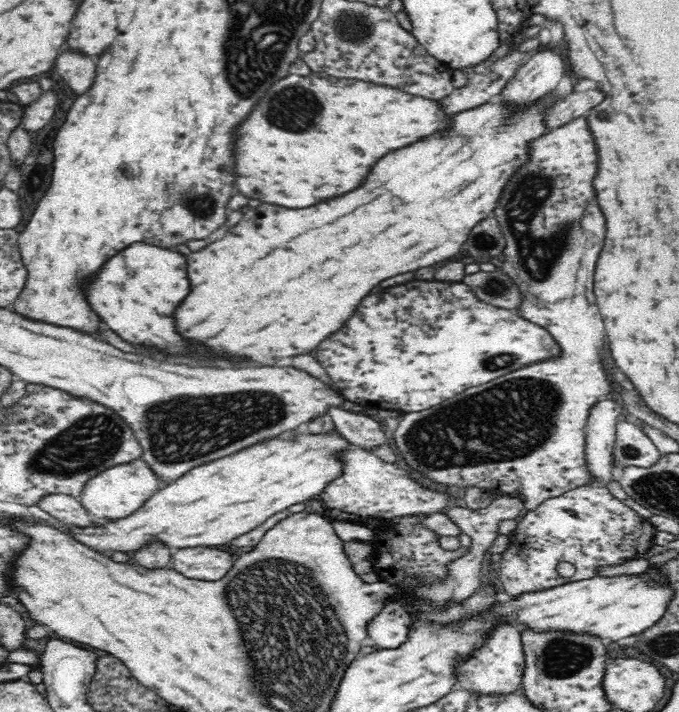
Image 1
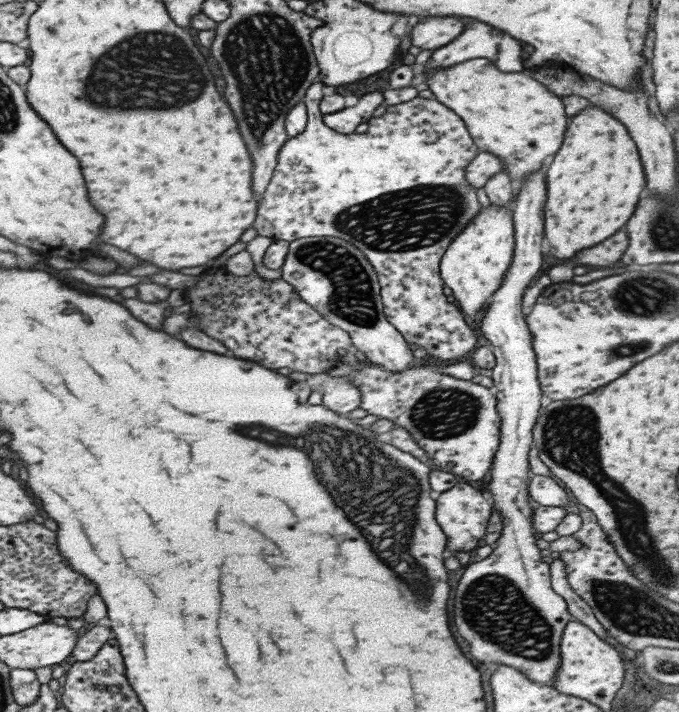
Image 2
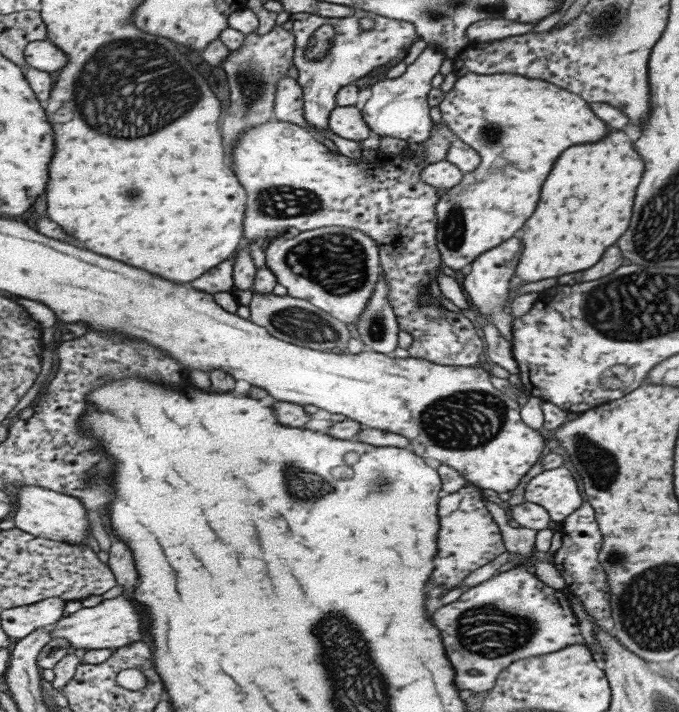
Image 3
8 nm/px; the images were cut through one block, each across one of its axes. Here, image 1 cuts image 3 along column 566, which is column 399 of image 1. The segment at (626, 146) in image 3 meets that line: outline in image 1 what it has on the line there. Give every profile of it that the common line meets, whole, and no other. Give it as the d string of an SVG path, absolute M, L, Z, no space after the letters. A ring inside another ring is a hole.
M546 96L540 99L536 104L532 103L528 108L509 108L503 102L496 104L481 104L478 108L466 110L456 114L450 120L448 130L432 134L420 142L414 142L412 146L406 146L404 150L394 150L392 154L380 158L380 162L376 162L376 166L372 166L372 174L368 174L366 182L352 190L350 194L342 194L340 198L328 200L328 202L320 202L316 206L308 206L308 208L298 208L298 210L286 210L282 206L272 206L272 204L260 204L256 210L244 213L241 220L233 227L228 228L224 232L211 239L211 243L199 251L192 251L188 256L188 280L190 280L190 296L184 298L184 302L180 302L180 306L176 308L176 328L180 330L180 334L196 344L208 346L212 350L212 354L216 354L216 360L206 360L206 358L198 358L194 354L190 354L188 358L194 360L186 360L182 358L188 366L216 366L218 362L222 362L220 356L224 356L224 362L252 362L252 364L262 364L262 366L272 366L276 364L280 358L288 358L288 356L298 356L298 354L306 354L308 350L314 350L316 346L326 340L332 332L336 332L356 310L356 306L360 304L360 300L364 296L370 294L370 290L374 286L378 286L382 280L396 276L396 274L404 274L404 272L414 272L418 268L426 268L432 266L436 262L442 262L450 256L454 256L460 251L462 245L468 240L468 234L472 228L488 218L494 208L496 202L500 200L500 194L504 190L504 186L508 184L510 176L530 158L530 142L547 134L549 130L545 128L544 120L547 114L547 108L552 103L552 98L558 96Z

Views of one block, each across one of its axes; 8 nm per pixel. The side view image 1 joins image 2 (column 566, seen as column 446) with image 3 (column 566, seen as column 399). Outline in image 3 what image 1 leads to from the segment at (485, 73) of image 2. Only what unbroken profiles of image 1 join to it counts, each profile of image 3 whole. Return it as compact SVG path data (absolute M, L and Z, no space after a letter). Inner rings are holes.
M464 74L456 79L453 88L445 93L439 105L445 126L464 143L469 144L480 154L480 164L473 172L463 174L462 181L448 189L436 203L436 220L438 230L436 243L442 261L455 271L480 254L509 240L519 232L522 224L532 216L542 184L550 174L556 158L574 144L598 142L608 134L608 126L592 112L590 104L584 102L578 94L572 94L550 82L522 78L516 74Z

